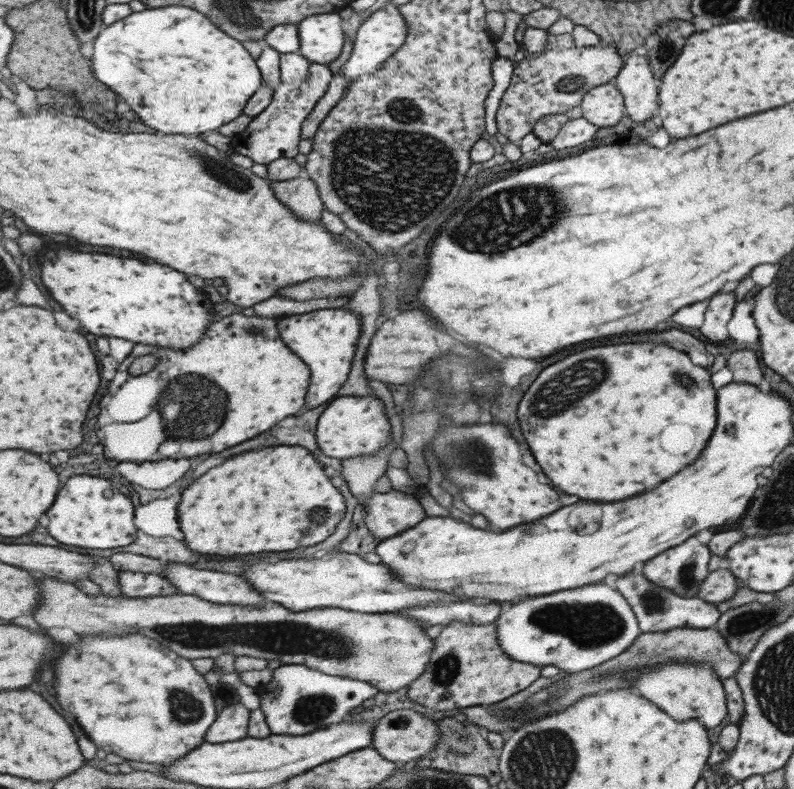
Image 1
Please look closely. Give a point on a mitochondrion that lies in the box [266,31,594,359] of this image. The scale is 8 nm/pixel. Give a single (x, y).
(420, 166)

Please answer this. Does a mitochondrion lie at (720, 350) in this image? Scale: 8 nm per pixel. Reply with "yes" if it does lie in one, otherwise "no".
no

